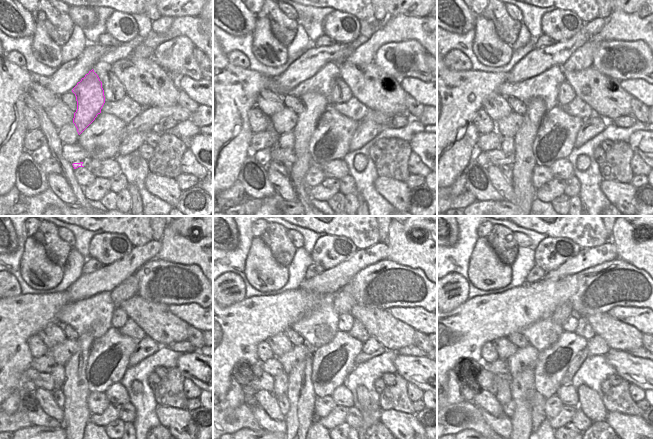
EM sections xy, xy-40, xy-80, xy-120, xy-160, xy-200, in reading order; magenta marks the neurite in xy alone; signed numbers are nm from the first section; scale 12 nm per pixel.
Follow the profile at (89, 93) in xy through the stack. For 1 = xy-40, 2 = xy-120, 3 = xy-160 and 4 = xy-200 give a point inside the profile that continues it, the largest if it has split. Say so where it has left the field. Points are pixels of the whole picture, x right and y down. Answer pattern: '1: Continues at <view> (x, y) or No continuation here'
1: Continues at xy-40 (315, 104)
2: Continues at xy-120 (75, 388)
3: Continues at xy-160 (300, 387)
4: Continues at xy-200 (524, 381)

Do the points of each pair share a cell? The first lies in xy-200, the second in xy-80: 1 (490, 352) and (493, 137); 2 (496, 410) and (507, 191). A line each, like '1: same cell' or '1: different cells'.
1: different cells
2: same cell

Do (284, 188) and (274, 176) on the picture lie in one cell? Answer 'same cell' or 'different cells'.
same cell

